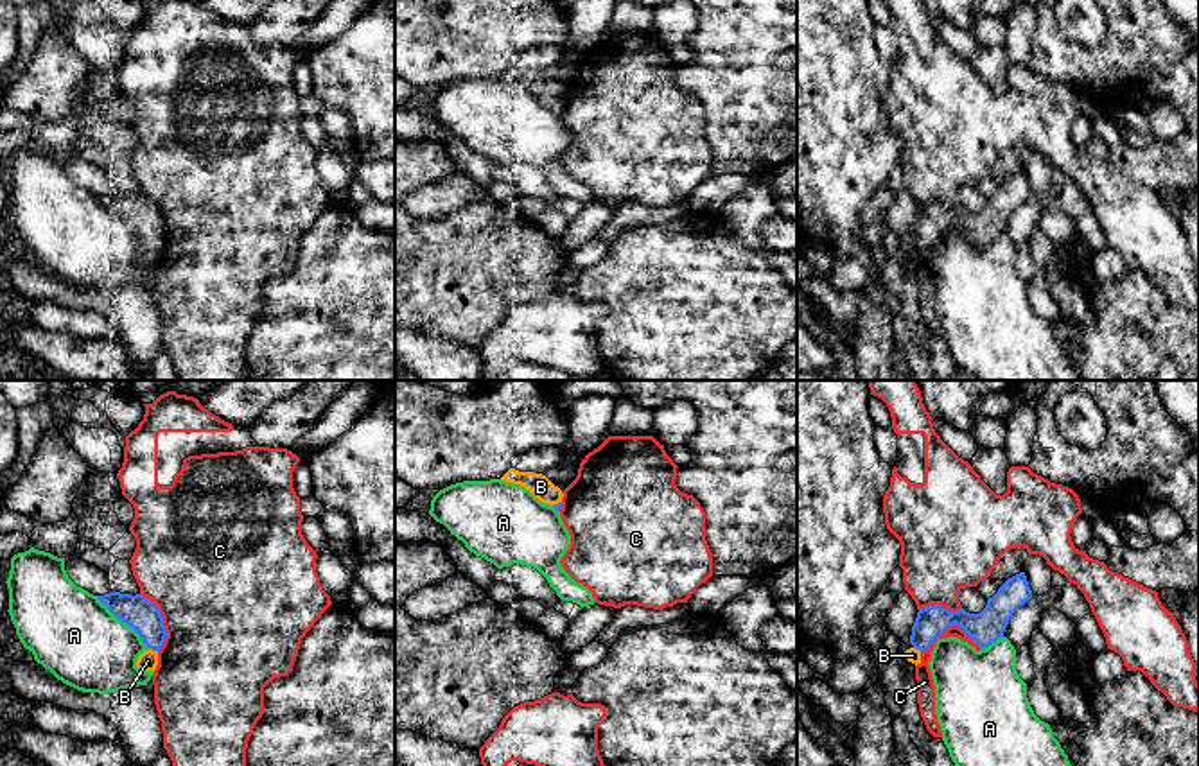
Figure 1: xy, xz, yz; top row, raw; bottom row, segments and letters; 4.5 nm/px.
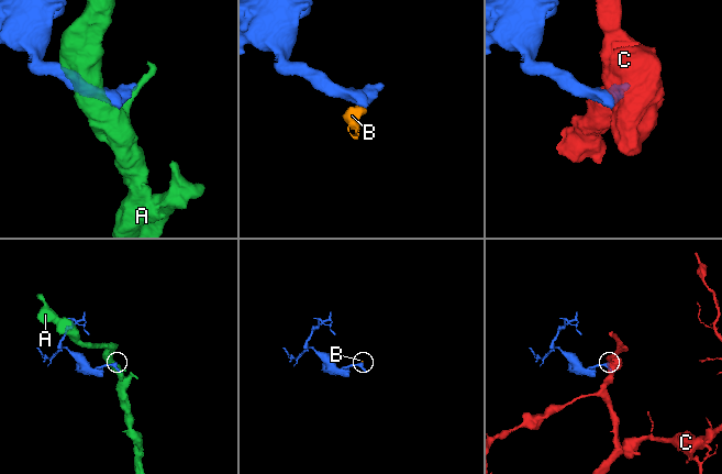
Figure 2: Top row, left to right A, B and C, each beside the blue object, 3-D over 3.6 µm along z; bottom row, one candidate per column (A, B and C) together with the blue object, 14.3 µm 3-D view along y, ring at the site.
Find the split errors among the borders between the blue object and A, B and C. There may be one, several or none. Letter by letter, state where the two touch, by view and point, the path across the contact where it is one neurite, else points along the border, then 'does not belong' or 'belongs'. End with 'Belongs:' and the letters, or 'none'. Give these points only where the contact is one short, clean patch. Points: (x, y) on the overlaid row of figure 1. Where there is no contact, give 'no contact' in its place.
A: xy (124, 621) | does not belong
B: xy (153, 650) | across xy (139, 612), (153, 634), (153, 650), (148, 661) | belongs
C: yz (950, 625) | does not belong
Belongs: B

